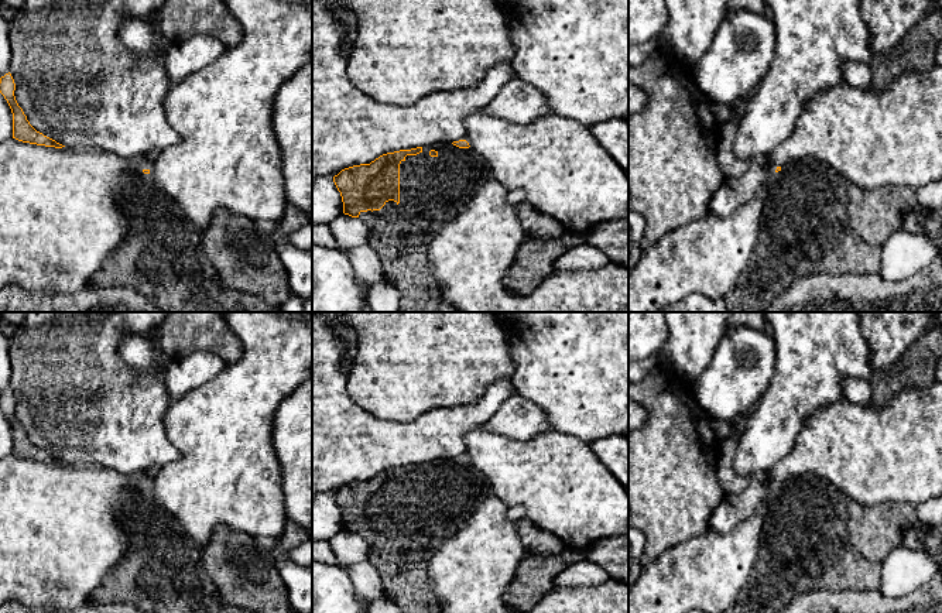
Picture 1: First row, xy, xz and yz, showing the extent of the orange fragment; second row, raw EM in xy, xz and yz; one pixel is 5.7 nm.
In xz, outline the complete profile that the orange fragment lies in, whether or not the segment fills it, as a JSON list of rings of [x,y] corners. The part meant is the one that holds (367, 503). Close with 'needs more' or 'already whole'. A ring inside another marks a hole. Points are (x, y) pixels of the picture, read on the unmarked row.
[[[459,456],[383,470],[370,480],[342,486],[333,493],[333,499],[342,513],[343,530],[366,540],[367,562],[377,569],[384,597],[397,606],[398,613],[442,613],[428,573],[431,558],[446,538],[462,528],[490,493],[493,490],[484,475],[466,456]]]; needs more

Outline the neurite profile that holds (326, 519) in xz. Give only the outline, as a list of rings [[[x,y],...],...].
[[[312,494],[312,540],[329,541],[343,530],[343,518],[333,494]]]

